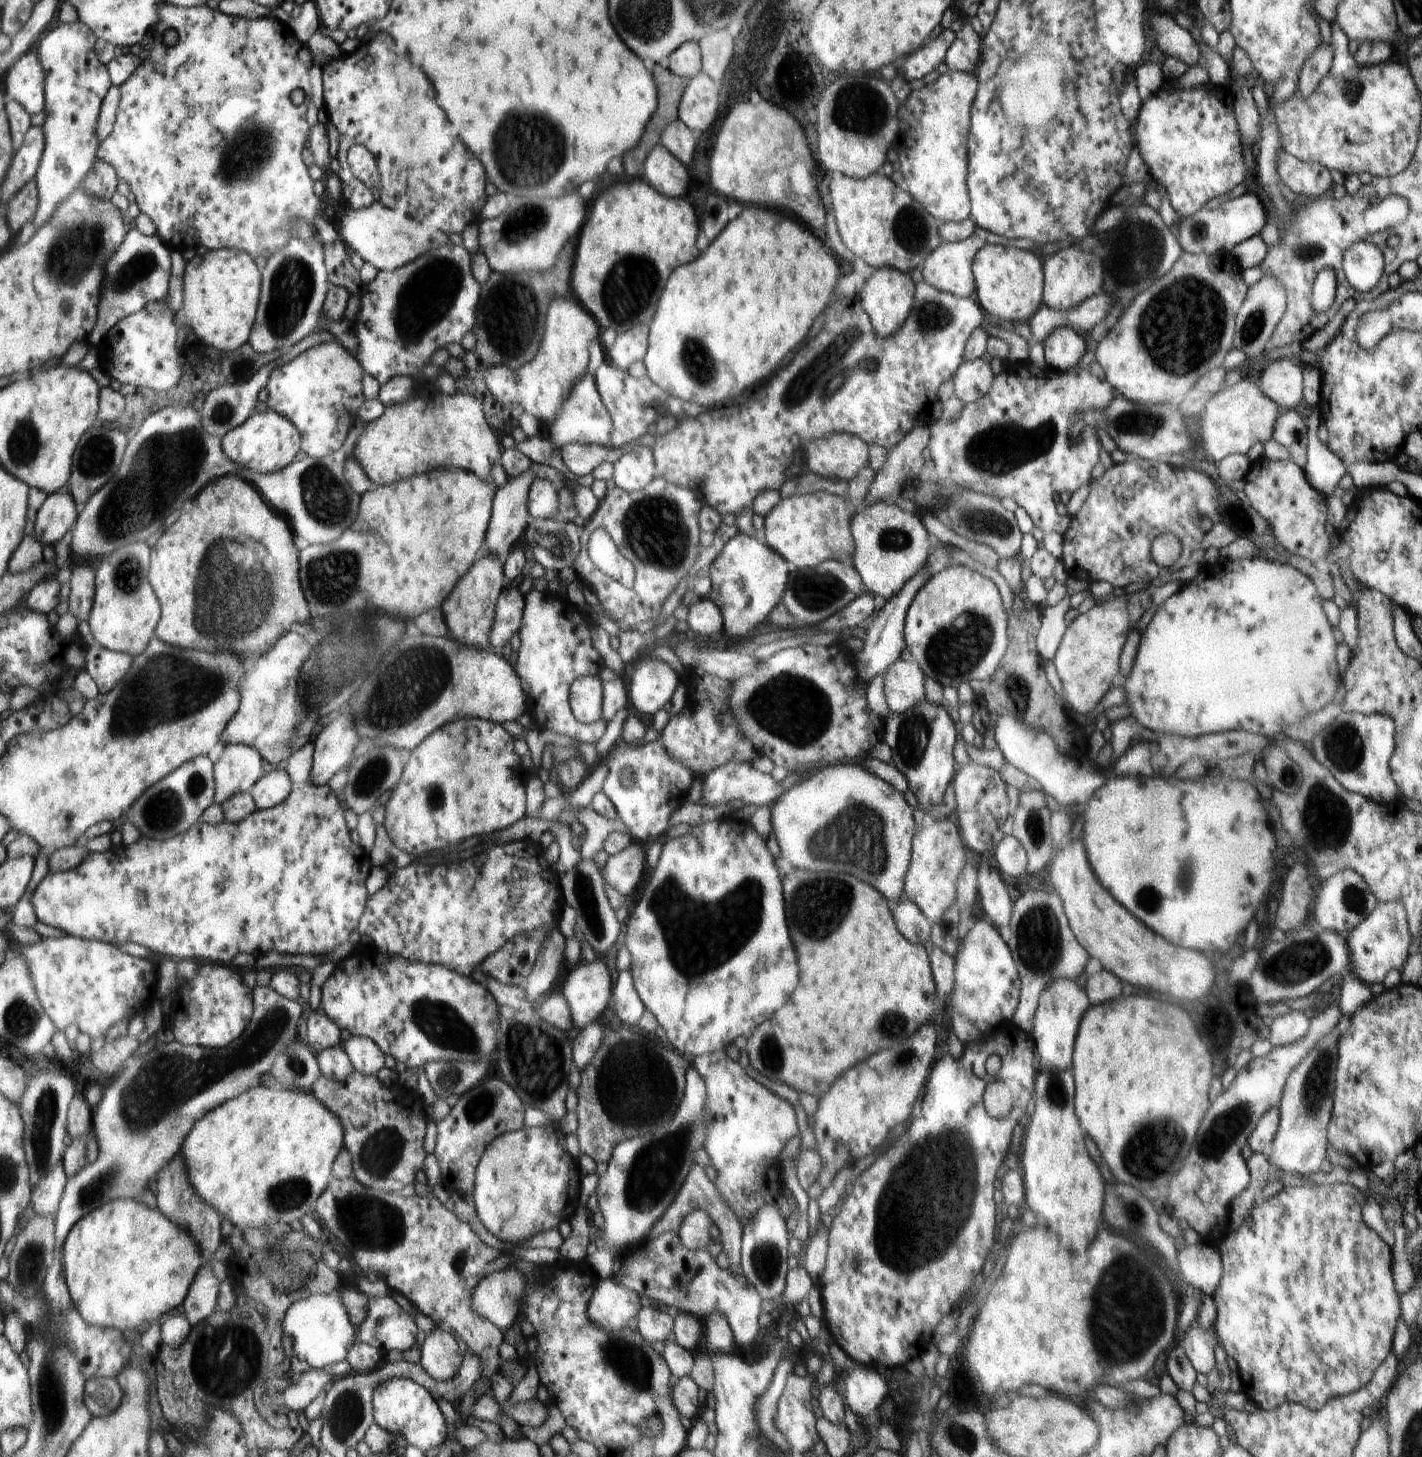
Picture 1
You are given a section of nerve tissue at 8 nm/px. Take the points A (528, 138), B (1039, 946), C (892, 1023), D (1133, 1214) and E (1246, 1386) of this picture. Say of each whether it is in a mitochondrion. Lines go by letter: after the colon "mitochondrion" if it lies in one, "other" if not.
A: mitochondrion
B: mitochondrion
C: mitochondrion
D: mitochondrion
E: other

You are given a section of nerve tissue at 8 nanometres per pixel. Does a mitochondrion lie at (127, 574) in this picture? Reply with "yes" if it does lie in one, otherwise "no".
yes

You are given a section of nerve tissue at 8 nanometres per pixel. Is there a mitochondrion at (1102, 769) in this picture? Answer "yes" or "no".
no

